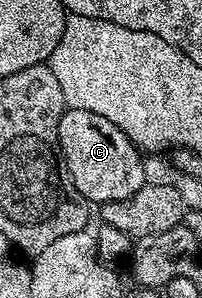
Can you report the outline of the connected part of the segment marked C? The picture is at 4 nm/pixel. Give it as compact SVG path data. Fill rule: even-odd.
M66 108L65 113L59 118L57 127L59 134L59 146L63 158L67 162L67 170L71 174L71 182L75 182L75 190L83 194L83 198L100 206L107 202L119 202L119 198L131 198L135 190L139 190L147 183L145 176L145 164L141 161L142 149L115 126L115 122L107 122L107 118L102 118L100 114L91 114L91 110L75 110Z

